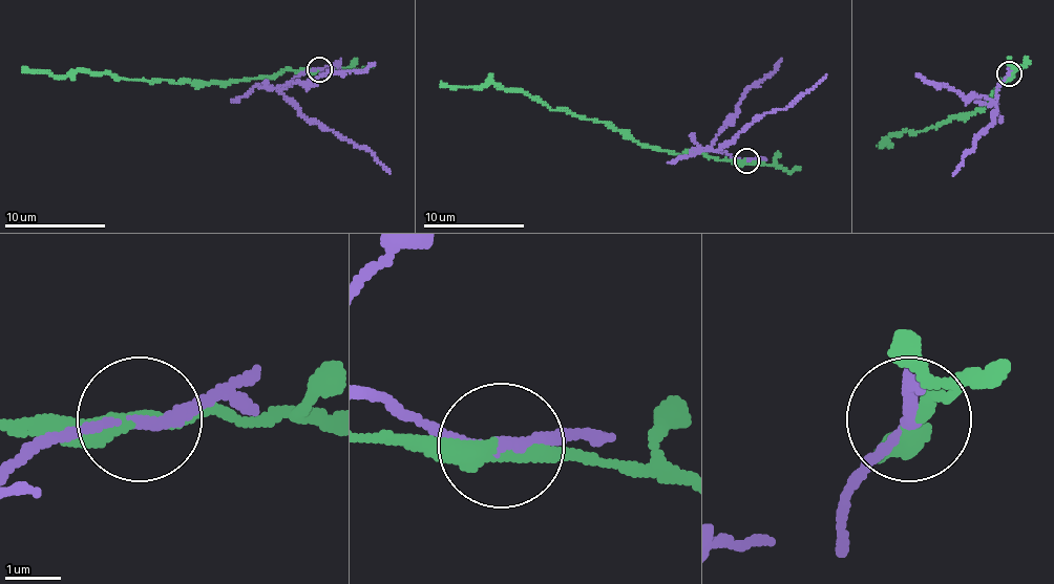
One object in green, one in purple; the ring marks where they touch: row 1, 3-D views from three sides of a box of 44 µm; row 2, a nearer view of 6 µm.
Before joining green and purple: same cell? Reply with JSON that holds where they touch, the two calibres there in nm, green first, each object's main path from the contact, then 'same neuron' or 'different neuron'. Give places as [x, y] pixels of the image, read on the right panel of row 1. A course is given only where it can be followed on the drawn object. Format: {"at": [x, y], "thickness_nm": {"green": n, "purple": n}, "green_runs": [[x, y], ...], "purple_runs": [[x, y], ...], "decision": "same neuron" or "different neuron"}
{"at": [1009, 73], "thickness_nm": {"green": 320, "purple": 180}, "green_runs": [[1010, 72], [975, 111], [925, 130], [902, 132], [888, 139], [887, 146], [877, 146]], "purple_runs": [[1010, 72], [1000, 81], [994, 120], [977, 136], [953, 175]], "decision": "different neuron"}

